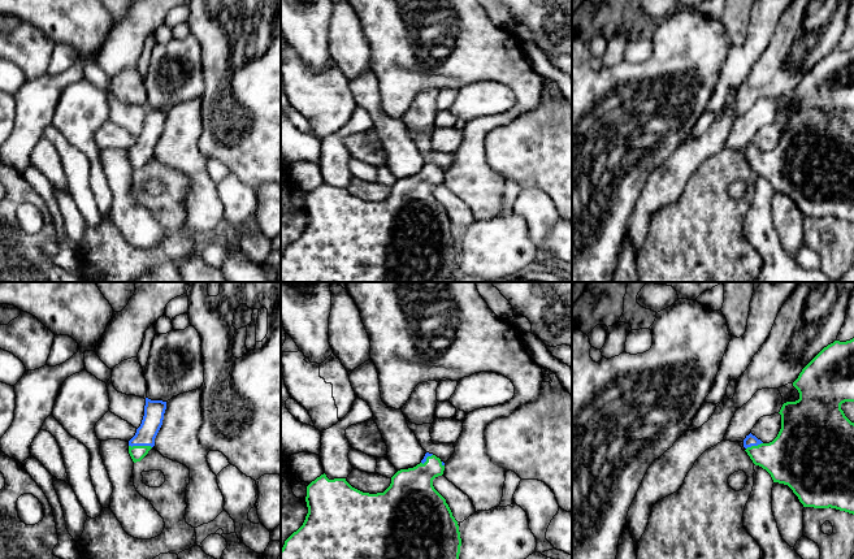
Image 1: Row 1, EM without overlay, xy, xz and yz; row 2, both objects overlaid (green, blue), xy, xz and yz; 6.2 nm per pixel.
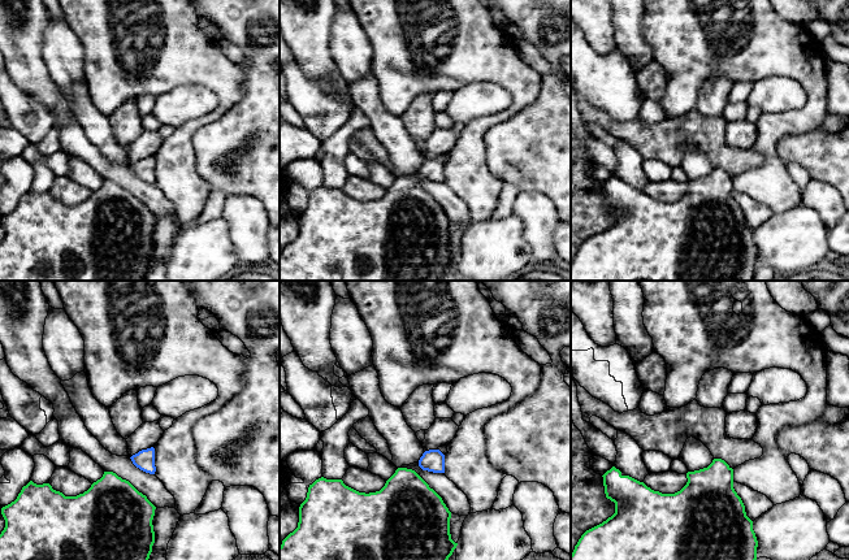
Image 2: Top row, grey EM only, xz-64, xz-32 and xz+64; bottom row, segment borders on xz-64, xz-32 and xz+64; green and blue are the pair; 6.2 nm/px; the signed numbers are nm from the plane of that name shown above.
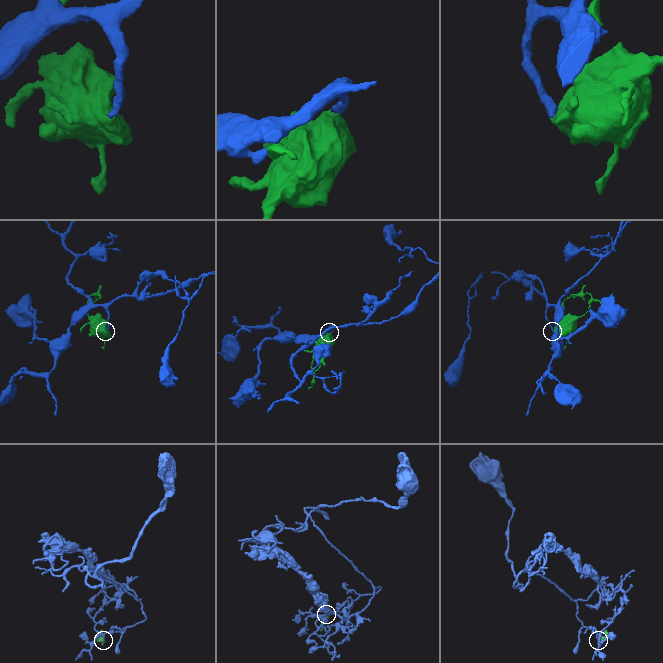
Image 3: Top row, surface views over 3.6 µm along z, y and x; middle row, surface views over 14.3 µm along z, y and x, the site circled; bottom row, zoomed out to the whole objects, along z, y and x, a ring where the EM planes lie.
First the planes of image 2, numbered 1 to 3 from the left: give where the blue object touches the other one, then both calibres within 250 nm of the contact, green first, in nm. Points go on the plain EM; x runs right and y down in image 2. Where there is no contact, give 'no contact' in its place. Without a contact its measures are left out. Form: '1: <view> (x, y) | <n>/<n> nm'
1: no contact
2: no contact
3: no contact

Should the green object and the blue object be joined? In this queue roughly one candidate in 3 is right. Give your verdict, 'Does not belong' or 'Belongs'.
Belongs

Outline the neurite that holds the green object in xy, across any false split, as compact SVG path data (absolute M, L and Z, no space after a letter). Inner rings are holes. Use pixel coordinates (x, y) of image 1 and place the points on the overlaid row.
M146 398L142 424L129 441L129 454L134 463L140 462L155 446L155 438L162 425L165 410L166 402Z

